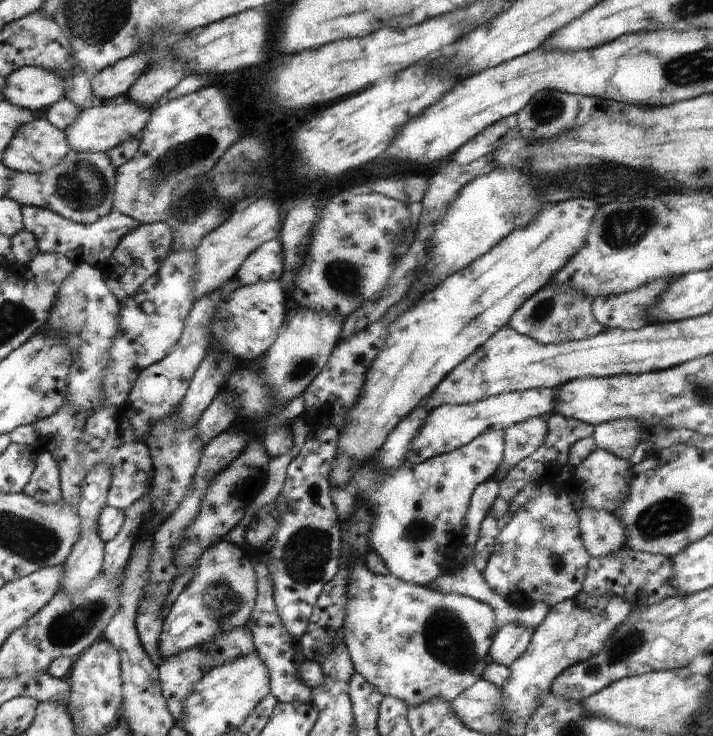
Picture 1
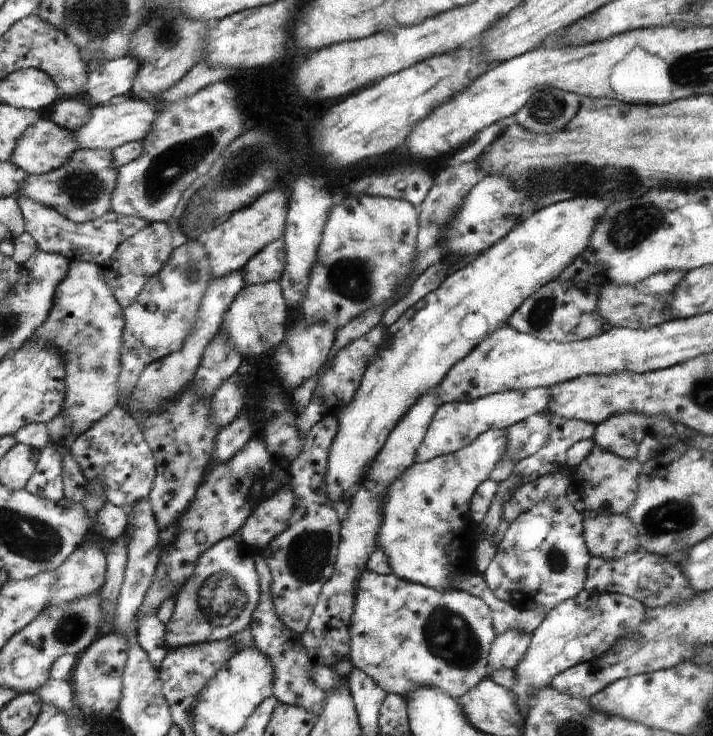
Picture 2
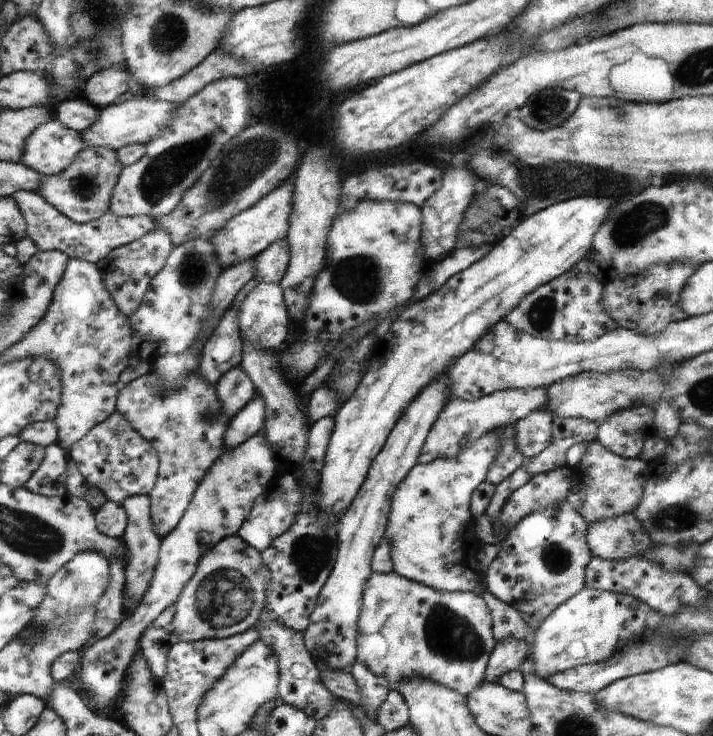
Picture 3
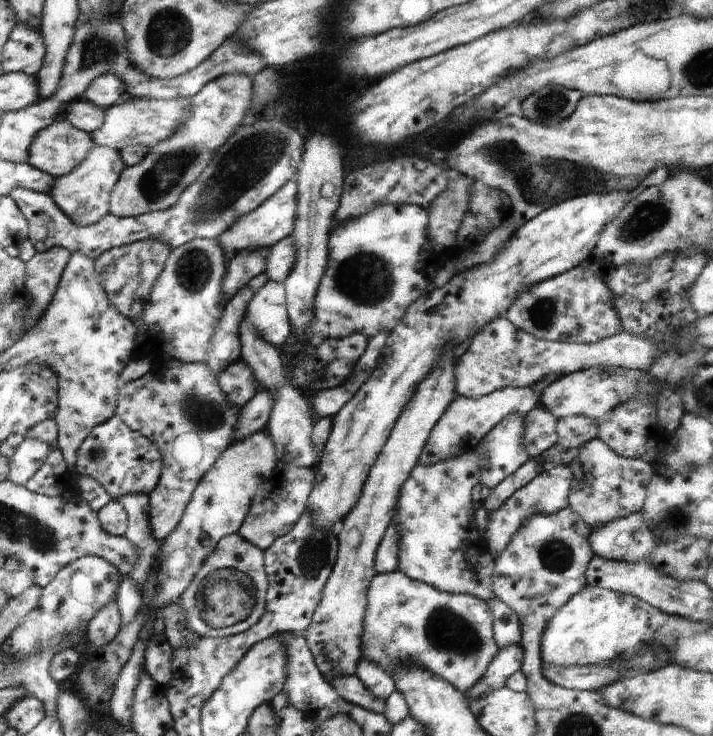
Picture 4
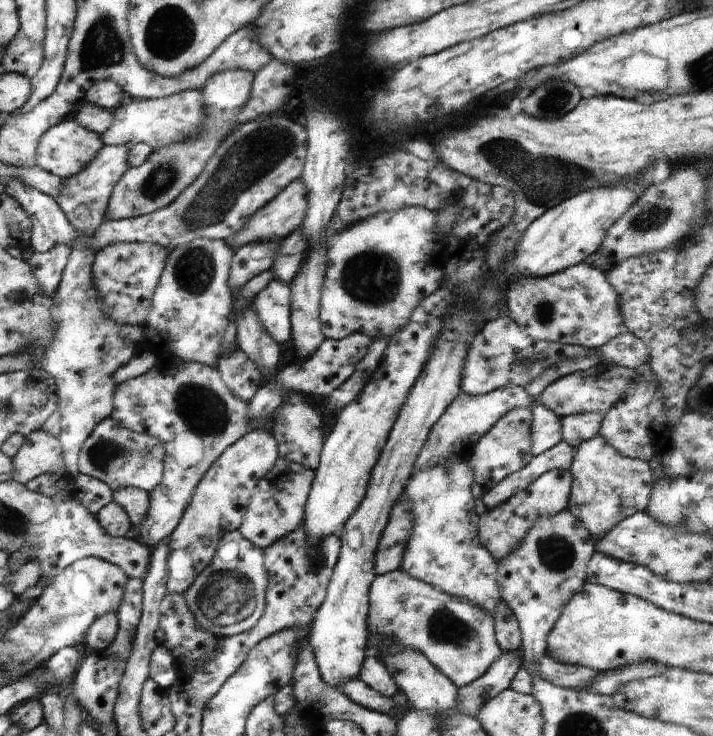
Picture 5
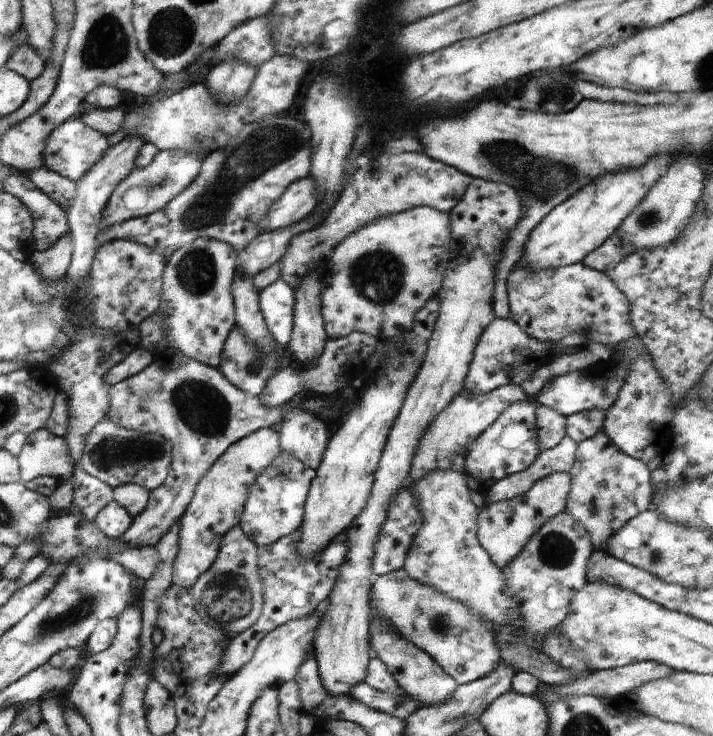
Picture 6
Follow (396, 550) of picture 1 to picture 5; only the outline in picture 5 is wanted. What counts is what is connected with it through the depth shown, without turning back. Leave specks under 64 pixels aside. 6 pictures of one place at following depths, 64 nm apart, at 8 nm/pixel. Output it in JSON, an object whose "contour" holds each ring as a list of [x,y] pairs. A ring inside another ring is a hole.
{"contour":[[[467,460],[413,471],[404,495],[410,502],[414,524],[405,544],[401,568],[418,581],[434,585],[450,596],[466,598],[494,616],[505,600],[498,588],[498,557],[478,538],[478,518],[474,516],[470,494],[474,475]]]}

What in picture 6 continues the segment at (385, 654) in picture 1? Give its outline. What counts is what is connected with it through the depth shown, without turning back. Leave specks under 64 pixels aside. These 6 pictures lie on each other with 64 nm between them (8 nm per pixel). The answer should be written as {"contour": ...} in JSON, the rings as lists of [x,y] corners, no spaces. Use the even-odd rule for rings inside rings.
{"contour":[[[403,568],[379,576],[378,580],[374,581],[373,588],[374,612],[382,620],[390,620],[390,624],[406,640],[410,640],[418,648],[429,653],[459,685],[473,683],[476,679],[484,678],[490,672],[497,670],[498,663],[501,661],[501,649],[497,645],[496,632],[488,622],[478,620],[478,616],[474,614],[469,605],[462,604],[462,601],[446,596],[446,593],[435,589],[433,586],[414,580]]]}

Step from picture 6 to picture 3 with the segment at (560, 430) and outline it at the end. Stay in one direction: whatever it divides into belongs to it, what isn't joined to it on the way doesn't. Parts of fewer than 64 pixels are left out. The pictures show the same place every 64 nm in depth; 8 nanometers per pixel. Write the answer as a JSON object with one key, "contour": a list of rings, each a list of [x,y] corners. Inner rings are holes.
{"contour":[[[546,408],[535,411],[513,425],[513,438],[526,458],[537,456],[551,441],[554,415]]]}

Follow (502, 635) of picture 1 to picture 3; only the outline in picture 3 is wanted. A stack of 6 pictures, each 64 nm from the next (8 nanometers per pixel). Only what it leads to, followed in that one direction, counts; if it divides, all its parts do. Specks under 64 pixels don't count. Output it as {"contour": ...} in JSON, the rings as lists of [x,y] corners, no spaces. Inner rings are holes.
{"contour":[[[506,638],[497,641],[482,683],[497,683],[498,678],[506,672],[519,671],[528,656],[529,645],[524,639]]]}

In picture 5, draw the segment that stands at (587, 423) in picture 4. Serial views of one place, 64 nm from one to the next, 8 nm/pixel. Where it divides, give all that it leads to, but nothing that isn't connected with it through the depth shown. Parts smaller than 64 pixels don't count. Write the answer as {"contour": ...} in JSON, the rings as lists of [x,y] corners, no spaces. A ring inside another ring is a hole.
{"contour":[[[580,413],[561,417],[562,440],[575,450],[581,442],[594,438],[599,433],[604,415],[596,413]]]}

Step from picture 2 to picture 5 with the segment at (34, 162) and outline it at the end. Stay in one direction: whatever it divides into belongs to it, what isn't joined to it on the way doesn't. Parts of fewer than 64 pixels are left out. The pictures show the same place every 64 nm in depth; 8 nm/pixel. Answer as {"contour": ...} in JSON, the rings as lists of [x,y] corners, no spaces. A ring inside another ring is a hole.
{"contour":[[[76,119],[67,120],[46,132],[41,142],[41,155],[38,165],[65,178],[74,178],[82,174],[98,158],[98,154],[106,148],[106,140],[98,132],[82,126]]]}

